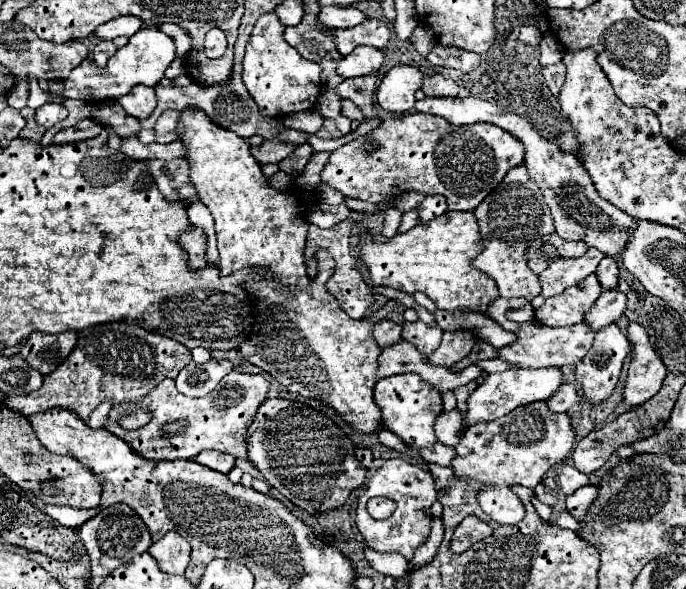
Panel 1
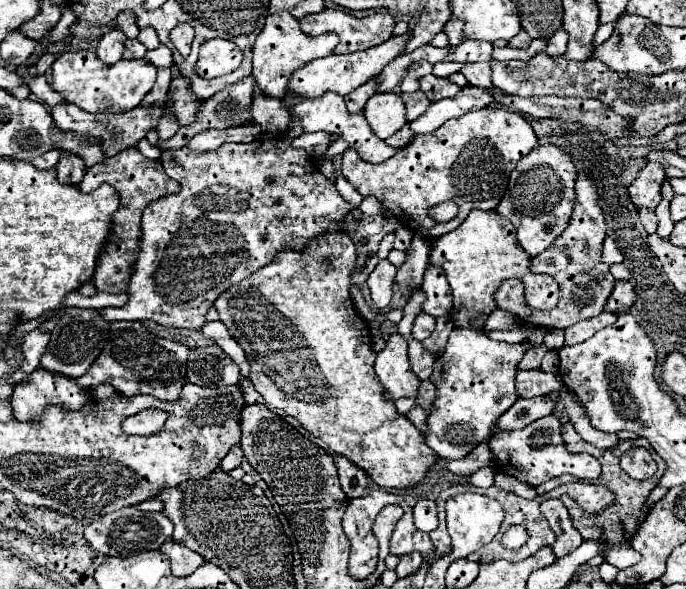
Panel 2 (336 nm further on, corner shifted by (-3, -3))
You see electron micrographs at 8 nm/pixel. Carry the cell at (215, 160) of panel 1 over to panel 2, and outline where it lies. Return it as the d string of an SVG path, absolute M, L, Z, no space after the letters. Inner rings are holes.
M320 234L302 250L280 250L270 264L222 292L216 300L216 308L232 338L246 352L250 380L256 392L260 392L270 406L296 418L306 430L320 436L332 452L346 456L350 462L366 470L378 486L408 488L422 480L422 476L432 468L436 452L426 444L424 434L408 418L402 418L396 412L392 402L384 402L384 398L380 398L380 382L376 382L374 374L376 352L372 350L370 326L356 312L348 292L352 258L356 258L356 248L348 234ZM326 260L332 264L324 264Z

